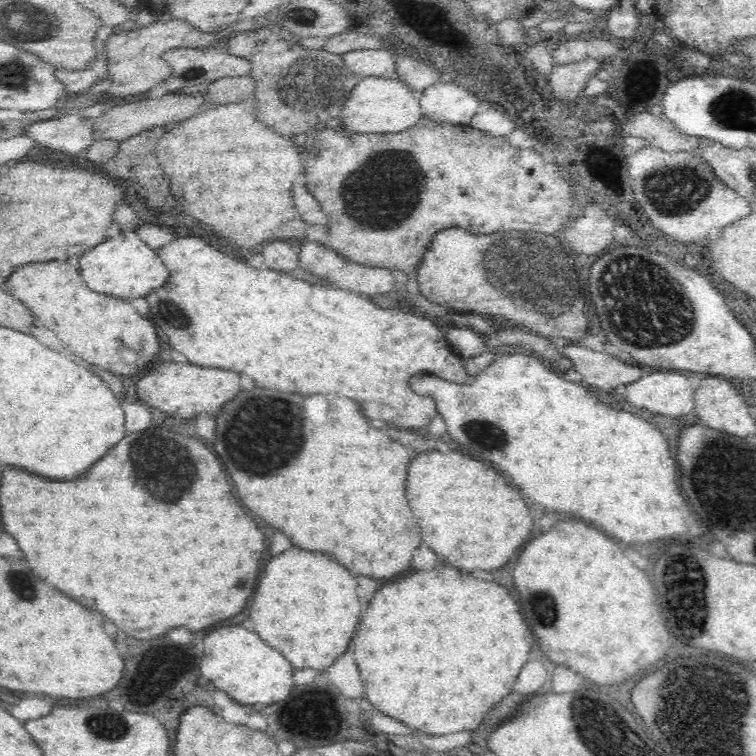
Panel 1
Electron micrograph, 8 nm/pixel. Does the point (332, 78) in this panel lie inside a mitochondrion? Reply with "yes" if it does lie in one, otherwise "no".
yes

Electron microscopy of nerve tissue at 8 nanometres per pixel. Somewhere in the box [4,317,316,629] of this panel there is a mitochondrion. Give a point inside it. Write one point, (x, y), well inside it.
(166, 480)

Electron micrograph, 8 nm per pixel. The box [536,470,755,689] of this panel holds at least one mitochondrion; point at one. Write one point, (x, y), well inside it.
(679, 577)

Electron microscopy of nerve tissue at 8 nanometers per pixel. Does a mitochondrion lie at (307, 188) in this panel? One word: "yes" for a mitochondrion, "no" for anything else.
no

